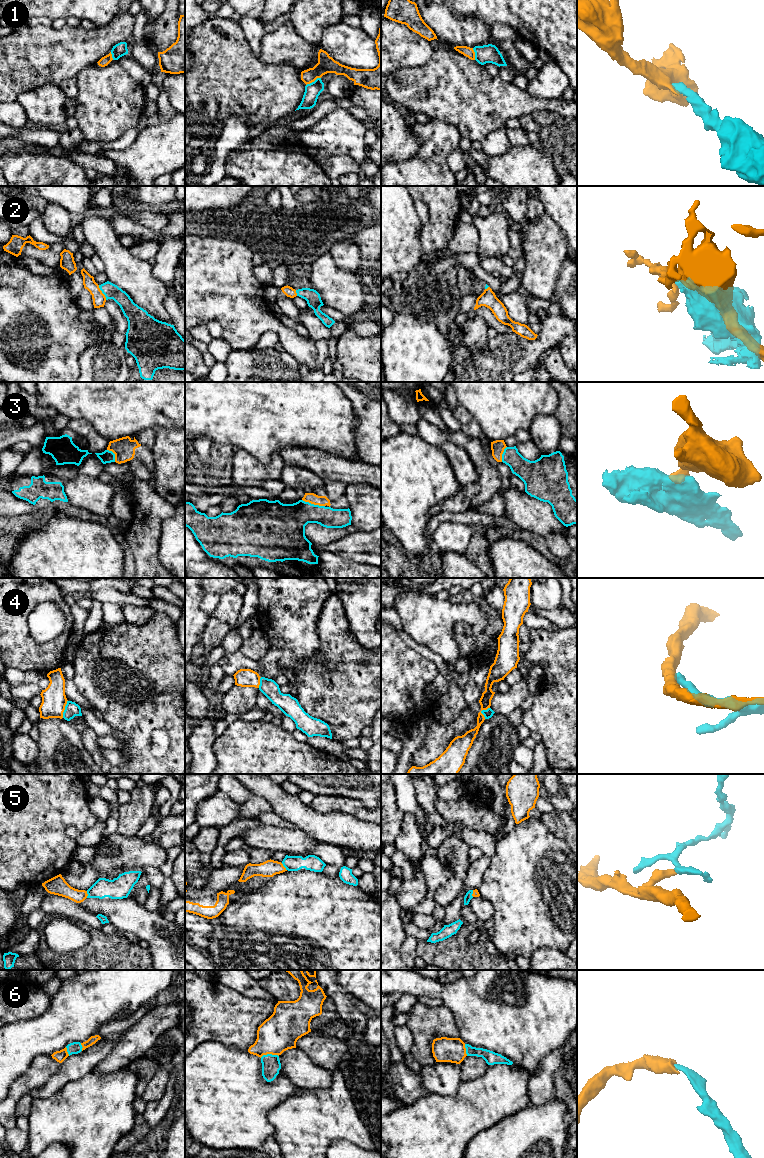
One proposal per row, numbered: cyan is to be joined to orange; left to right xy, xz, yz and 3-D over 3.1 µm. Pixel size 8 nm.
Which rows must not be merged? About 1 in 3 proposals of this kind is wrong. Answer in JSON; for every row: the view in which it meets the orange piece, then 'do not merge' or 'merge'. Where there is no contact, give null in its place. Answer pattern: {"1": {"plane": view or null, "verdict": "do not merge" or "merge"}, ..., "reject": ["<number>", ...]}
{"1": {"plane": "xz", "verdict": "merge"}, "2": {"plane": "xy", "verdict": "do not merge"}, "3": {"plane": "xz", "verdict": "do not merge"}, "4": {"plane": "xy", "verdict": "do not merge"}, "5": {"plane": "xz", "verdict": "do not merge"}, "6": {"plane": "xz", "verdict": "merge"}, "reject": ["2", "3", "4", "5"]}

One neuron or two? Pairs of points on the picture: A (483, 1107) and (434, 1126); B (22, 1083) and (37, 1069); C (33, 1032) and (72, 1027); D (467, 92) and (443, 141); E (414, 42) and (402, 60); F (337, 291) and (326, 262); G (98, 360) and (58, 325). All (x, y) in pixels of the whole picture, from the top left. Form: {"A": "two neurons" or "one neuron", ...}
{"A": "one neuron", "B": "one neuron", "C": "one neuron", "D": "two neurons", "E": "one neuron", "F": "one neuron", "G": "two neurons"}

